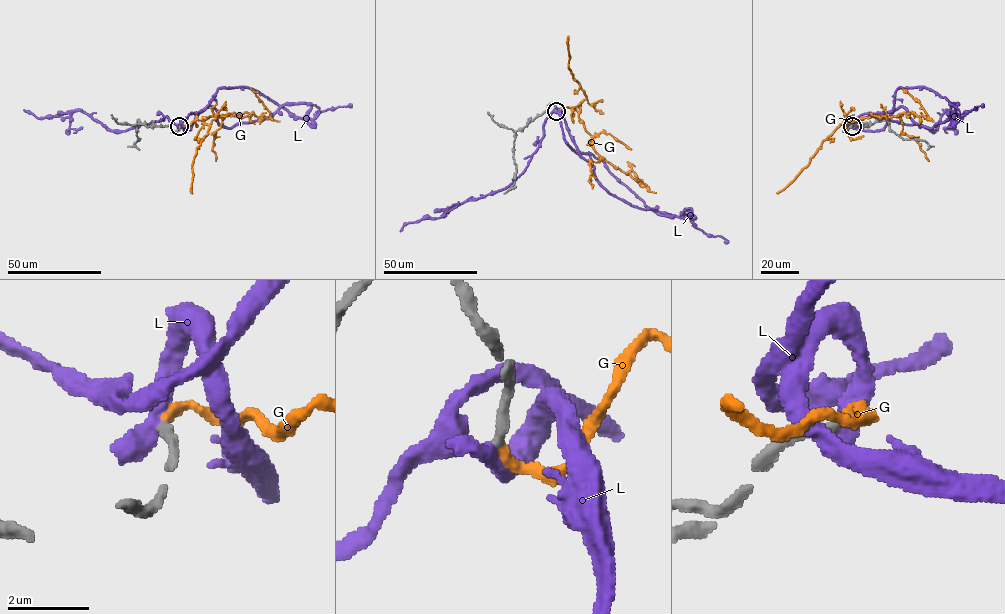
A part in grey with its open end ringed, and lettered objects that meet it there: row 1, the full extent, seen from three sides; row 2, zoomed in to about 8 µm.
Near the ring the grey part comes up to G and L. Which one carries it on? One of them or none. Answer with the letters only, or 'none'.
G

